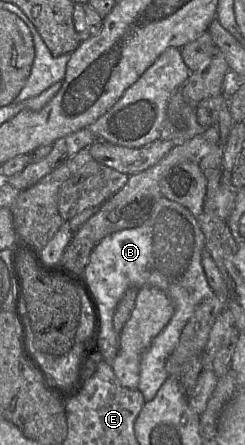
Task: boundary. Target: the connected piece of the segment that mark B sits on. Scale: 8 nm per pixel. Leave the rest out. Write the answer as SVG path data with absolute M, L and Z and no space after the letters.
M162 196L156 201L151 216L144 224L106 236L95 245L90 254L84 274L99 305L99 352L109 365L119 350L119 335L113 328L113 315L126 290L154 287L163 291L174 305L171 320L154 338L141 359L138 389L145 402L154 399L167 379L166 361L177 347L181 333L196 308L205 299L215 295L201 263L204 250L205 238L198 219L184 206Z

